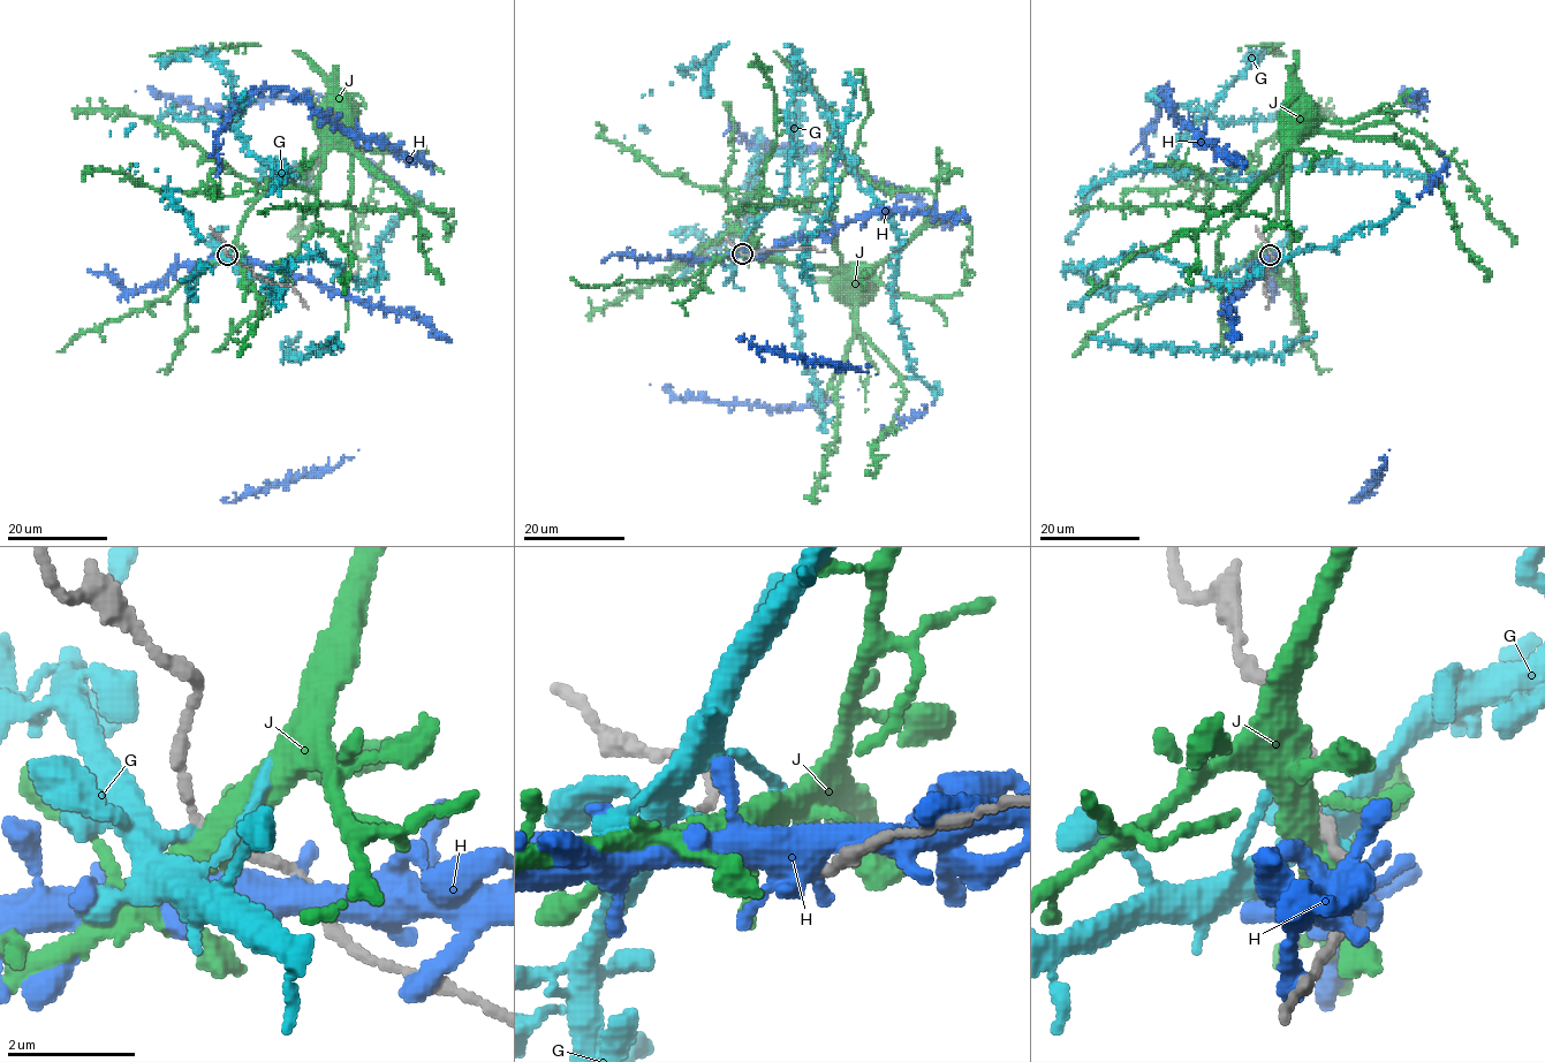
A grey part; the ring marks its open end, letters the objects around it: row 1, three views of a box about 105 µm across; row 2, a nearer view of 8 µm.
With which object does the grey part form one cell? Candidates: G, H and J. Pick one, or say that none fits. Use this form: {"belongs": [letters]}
{"belongs": ["J"]}

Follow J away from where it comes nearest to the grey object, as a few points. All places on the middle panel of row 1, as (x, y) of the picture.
J: (743, 252), (875, 267), (934, 203), (923, 189), (876, 188), (848, 165), (831, 142), (826, 105), (773, 51)

